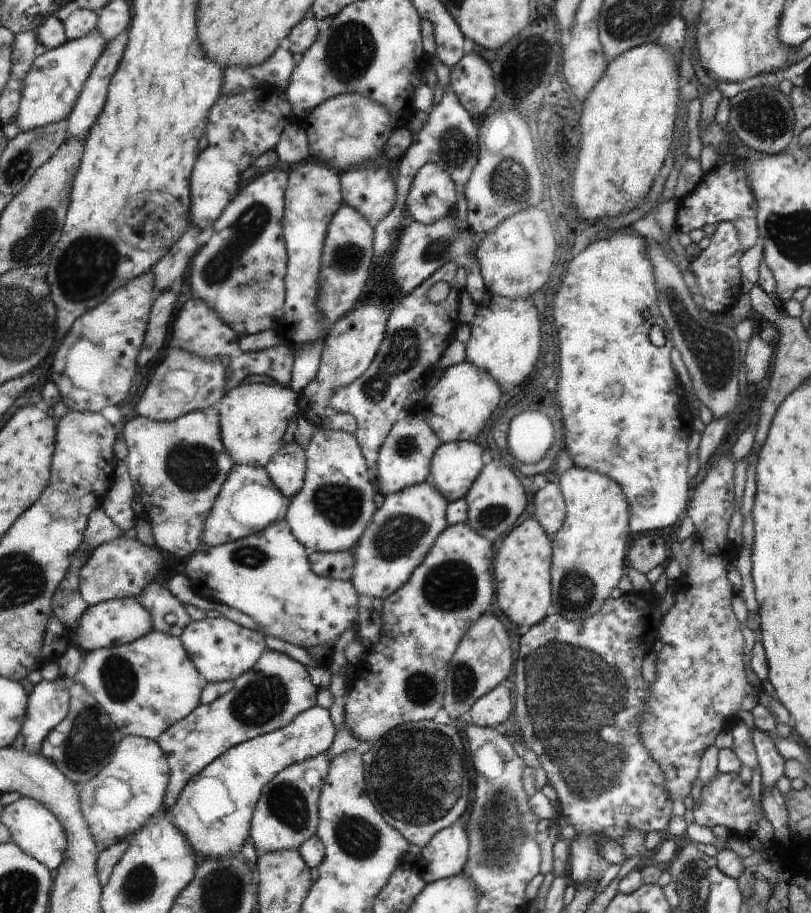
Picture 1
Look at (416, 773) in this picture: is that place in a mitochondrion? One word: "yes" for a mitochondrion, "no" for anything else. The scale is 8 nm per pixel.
yes

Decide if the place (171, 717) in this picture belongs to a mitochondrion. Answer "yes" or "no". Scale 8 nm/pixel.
no

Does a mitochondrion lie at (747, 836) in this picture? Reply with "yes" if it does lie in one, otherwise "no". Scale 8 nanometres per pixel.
no

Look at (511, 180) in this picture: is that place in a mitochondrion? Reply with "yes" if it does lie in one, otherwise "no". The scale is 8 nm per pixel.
yes

